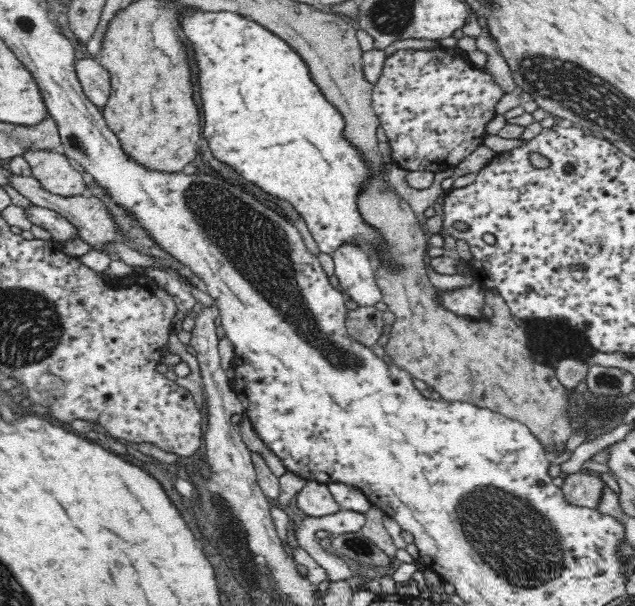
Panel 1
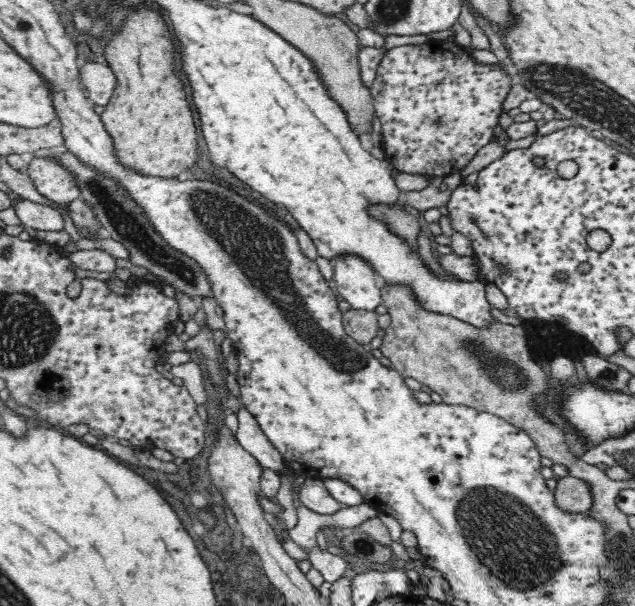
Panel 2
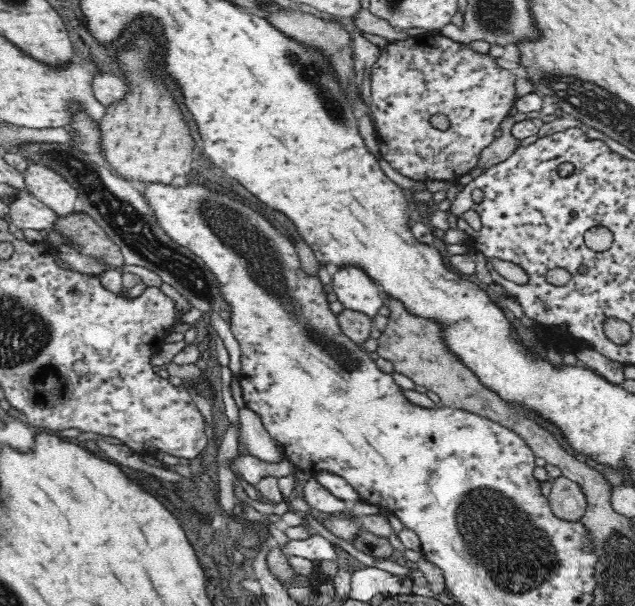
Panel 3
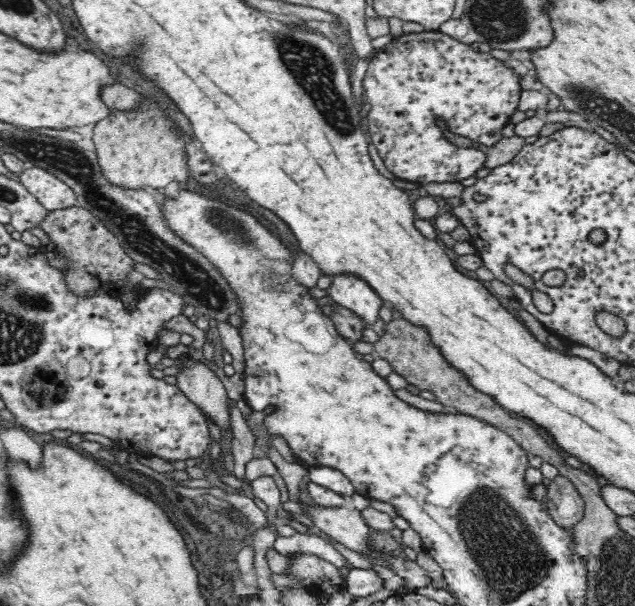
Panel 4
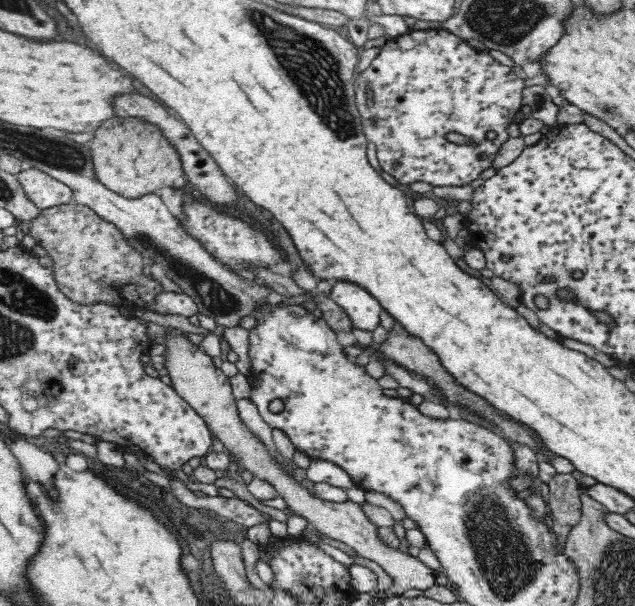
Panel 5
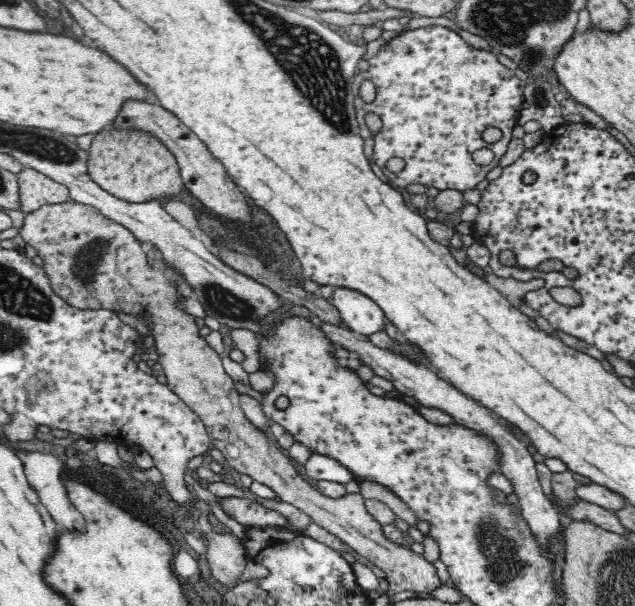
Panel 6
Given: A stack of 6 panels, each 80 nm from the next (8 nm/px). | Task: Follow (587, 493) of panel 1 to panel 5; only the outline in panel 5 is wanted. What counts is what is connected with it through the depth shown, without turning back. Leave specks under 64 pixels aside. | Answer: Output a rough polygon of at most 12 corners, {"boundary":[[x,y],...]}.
{"boundary":[[556,473],[545,493],[551,530],[564,554],[581,518],[581,494],[572,473]]}

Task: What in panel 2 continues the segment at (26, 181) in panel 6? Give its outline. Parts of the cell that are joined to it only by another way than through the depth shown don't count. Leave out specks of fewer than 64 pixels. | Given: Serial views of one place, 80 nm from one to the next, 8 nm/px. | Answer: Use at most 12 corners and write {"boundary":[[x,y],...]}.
{"boundary":[[34,156],[26,172],[36,191],[77,232],[69,204],[80,197],[72,173],[50,157]]}

